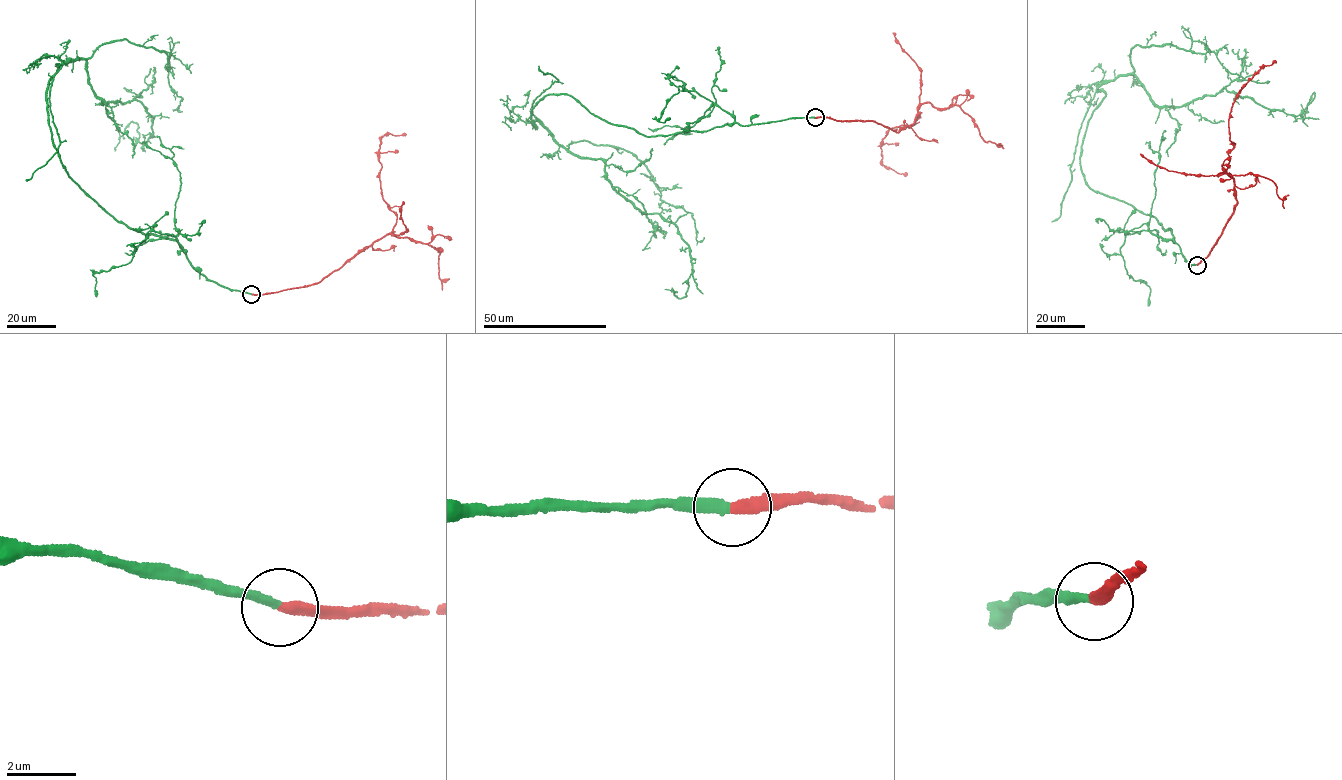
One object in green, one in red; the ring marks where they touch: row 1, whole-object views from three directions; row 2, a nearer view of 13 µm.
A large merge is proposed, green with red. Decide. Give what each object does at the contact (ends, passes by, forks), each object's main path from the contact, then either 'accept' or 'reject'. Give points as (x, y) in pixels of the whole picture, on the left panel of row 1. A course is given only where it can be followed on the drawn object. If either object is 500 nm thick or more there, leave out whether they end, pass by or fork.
green ends; red ends; course green (251, 294), (72, 180), (46, 100), (59, 64), (85, 59), (100, 103), (154, 117), (115, 150); course red (251, 294), (317, 284), (392, 231), (397, 216), (383, 198), (378, 155), (385, 134), (405, 134); accept

